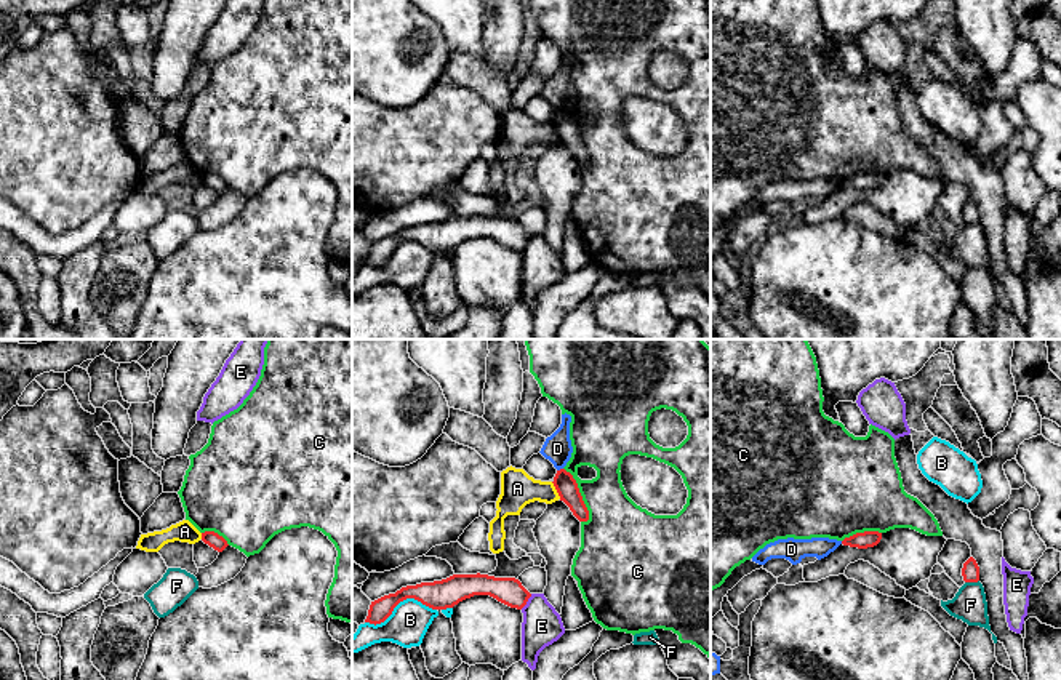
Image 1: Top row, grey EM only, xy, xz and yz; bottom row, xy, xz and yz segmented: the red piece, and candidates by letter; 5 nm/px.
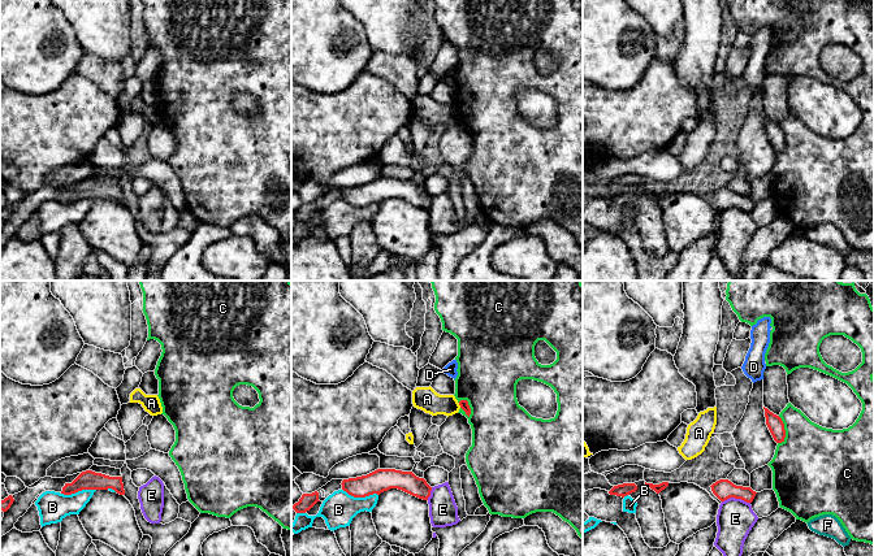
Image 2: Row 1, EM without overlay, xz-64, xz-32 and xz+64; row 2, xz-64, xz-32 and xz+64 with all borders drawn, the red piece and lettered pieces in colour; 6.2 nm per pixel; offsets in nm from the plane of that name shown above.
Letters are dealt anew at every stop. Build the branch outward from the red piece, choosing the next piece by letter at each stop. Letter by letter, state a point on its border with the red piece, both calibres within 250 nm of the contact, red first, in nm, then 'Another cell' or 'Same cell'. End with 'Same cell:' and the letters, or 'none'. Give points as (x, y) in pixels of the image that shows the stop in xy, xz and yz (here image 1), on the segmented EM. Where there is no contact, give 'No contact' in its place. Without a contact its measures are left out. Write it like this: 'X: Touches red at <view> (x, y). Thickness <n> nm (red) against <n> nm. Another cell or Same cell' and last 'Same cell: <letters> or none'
A: Touches red at xz (556, 488). Thickness 110 nm (red) against 180 nm. Another cell
B: Touches red at xz (399, 602). Thickness 150 nm (red) against 200 nm. Another cell
C: Touches red at xz (580, 495). Thickness 110 nm (red) against 300 nm. Another cell
D: Touches red at xz (560, 469). Thickness 110 nm (red) against 150 nm. Another cell
E: Touches red at xz (527, 600). Thickness 140 nm (red) against 200 nm. Another cell
F: Touches red at yz (972, 581). Thickness 90 nm (red) against 170 nm. Another cell
Same cell: none

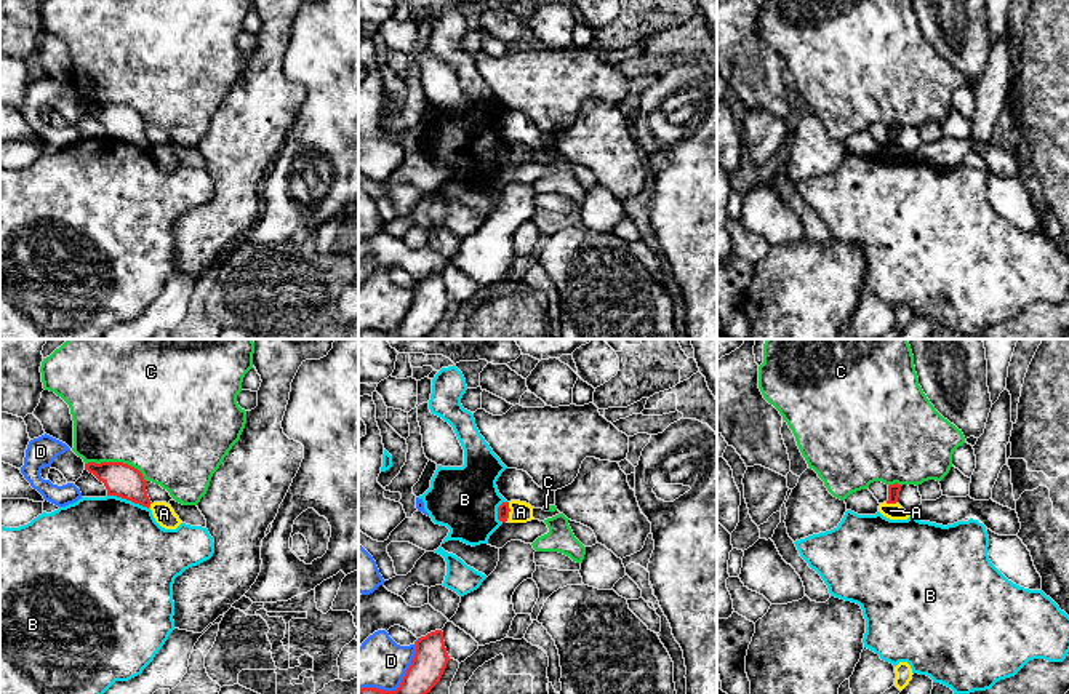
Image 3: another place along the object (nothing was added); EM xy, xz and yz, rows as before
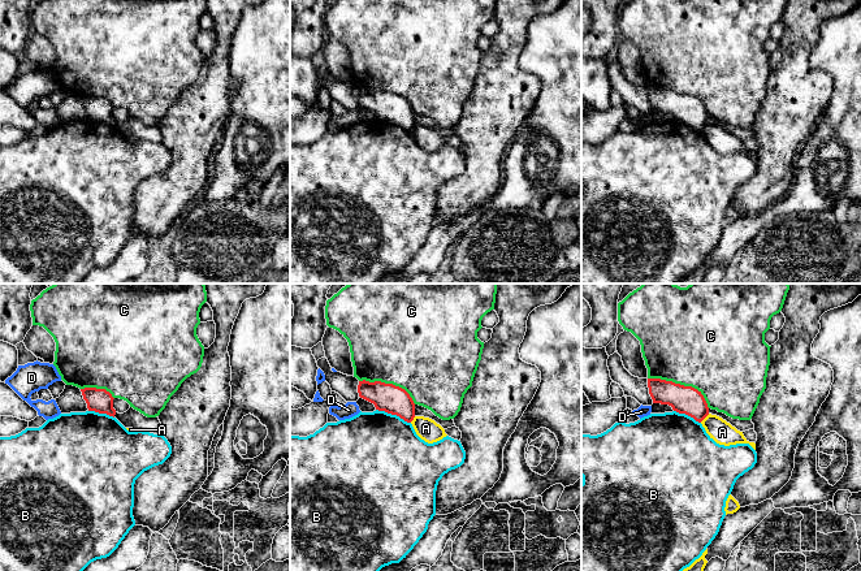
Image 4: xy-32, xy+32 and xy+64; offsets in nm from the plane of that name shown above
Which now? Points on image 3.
A: Touches red at xz (509, 510). Thickness 60 nm (red) against 110 nm. Another cell
B: Touches red at xy (128, 499). Thickness 170 nm (red) against 500 nm. Another cell
C: Touches red at xy (117, 462). Thickness 170 nm (red) against 500 nm. Another cell
D: Touches red at xz (400, 683). Thickness 170 nm (red) against 260 nm. Another cell
Same cell: none

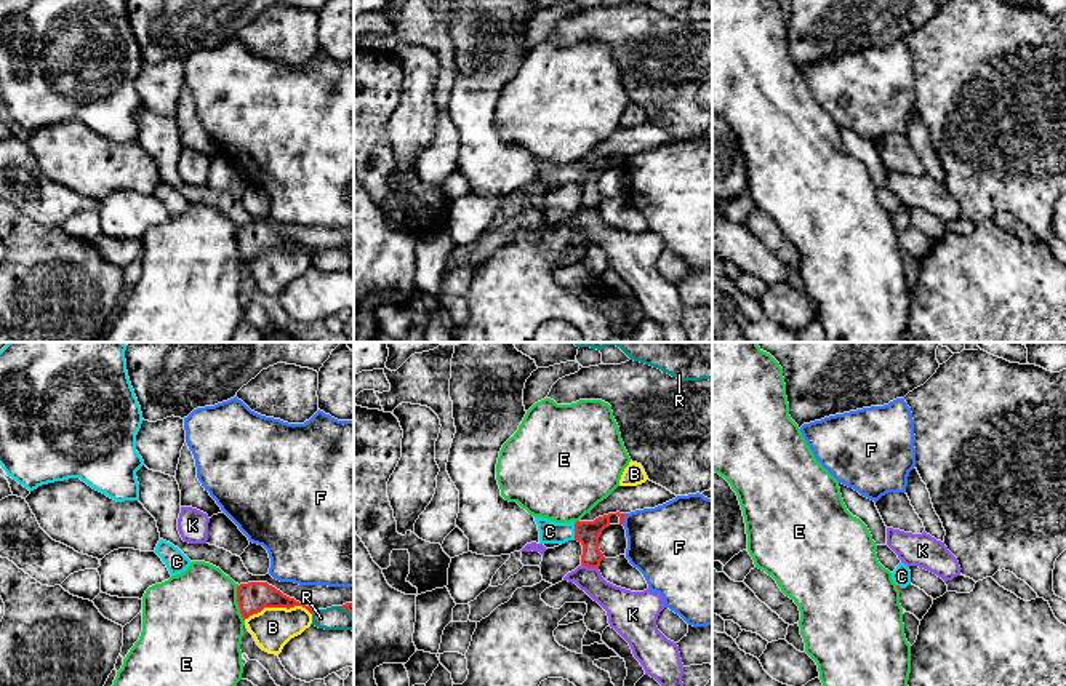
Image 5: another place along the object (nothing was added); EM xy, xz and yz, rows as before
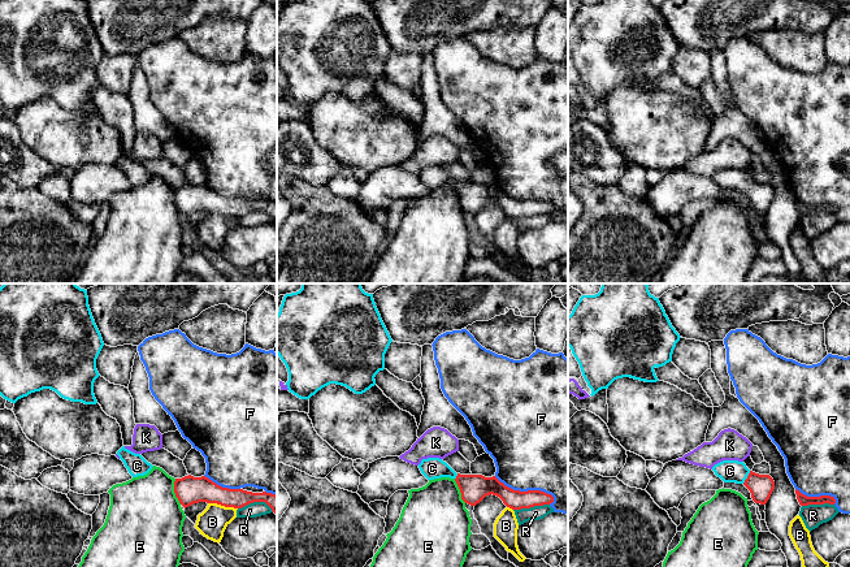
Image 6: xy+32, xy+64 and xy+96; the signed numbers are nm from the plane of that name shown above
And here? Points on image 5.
B: Touches red at xy (277, 606). Thickness 160 nm (red) against 200 nm. Another cell
C: Touches red at xz (575, 531). Thickness 120 nm (red) against 110 nm. Same cell
E: Touches red at xy (237, 602). Thickness 160 nm (red) against 480 nm. Another cell
F: Touches red at xz (623, 518). Thickness 120 nm (red) against 380 nm. Another cell
K: Touches red at xz (589, 566). Thickness 120 nm (red) against 170 nm. Another cell
R: Touches red at xy (348, 610). Thickness 60 nm (red) against 120 nm. Another cell
Same cell: C

